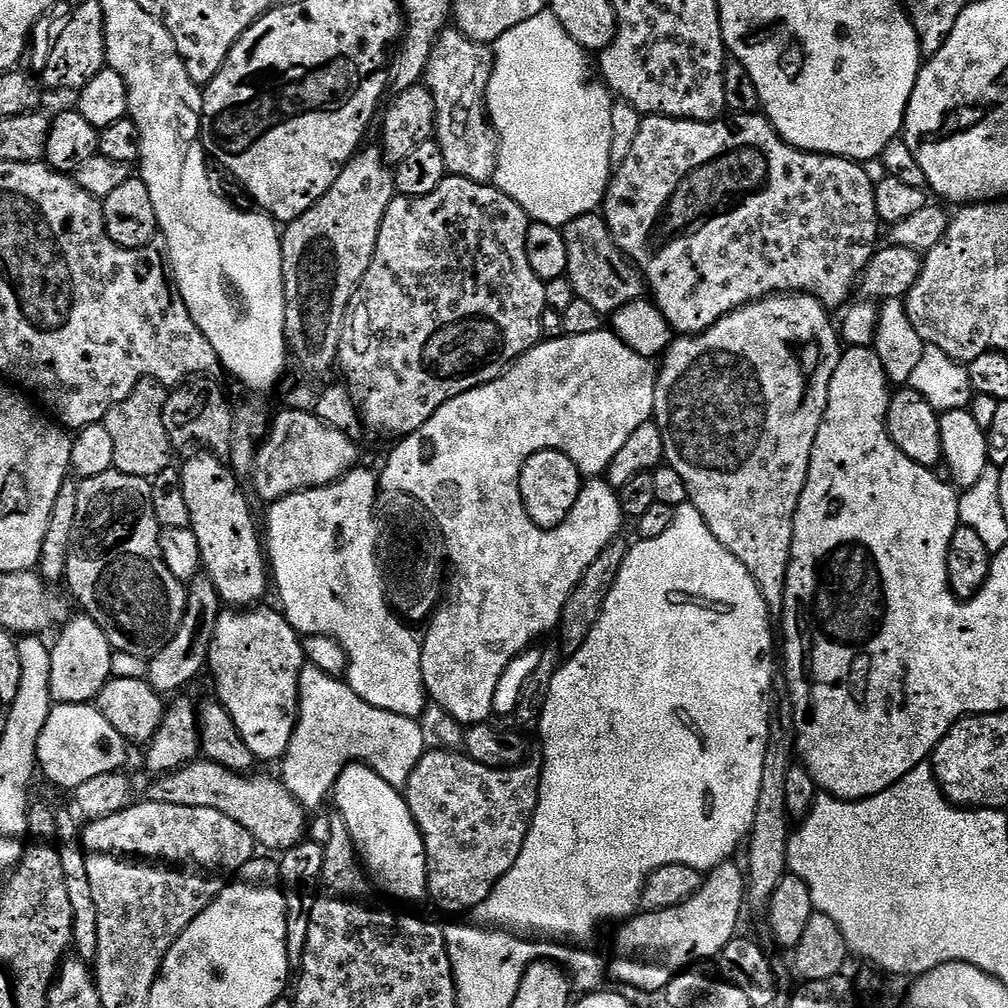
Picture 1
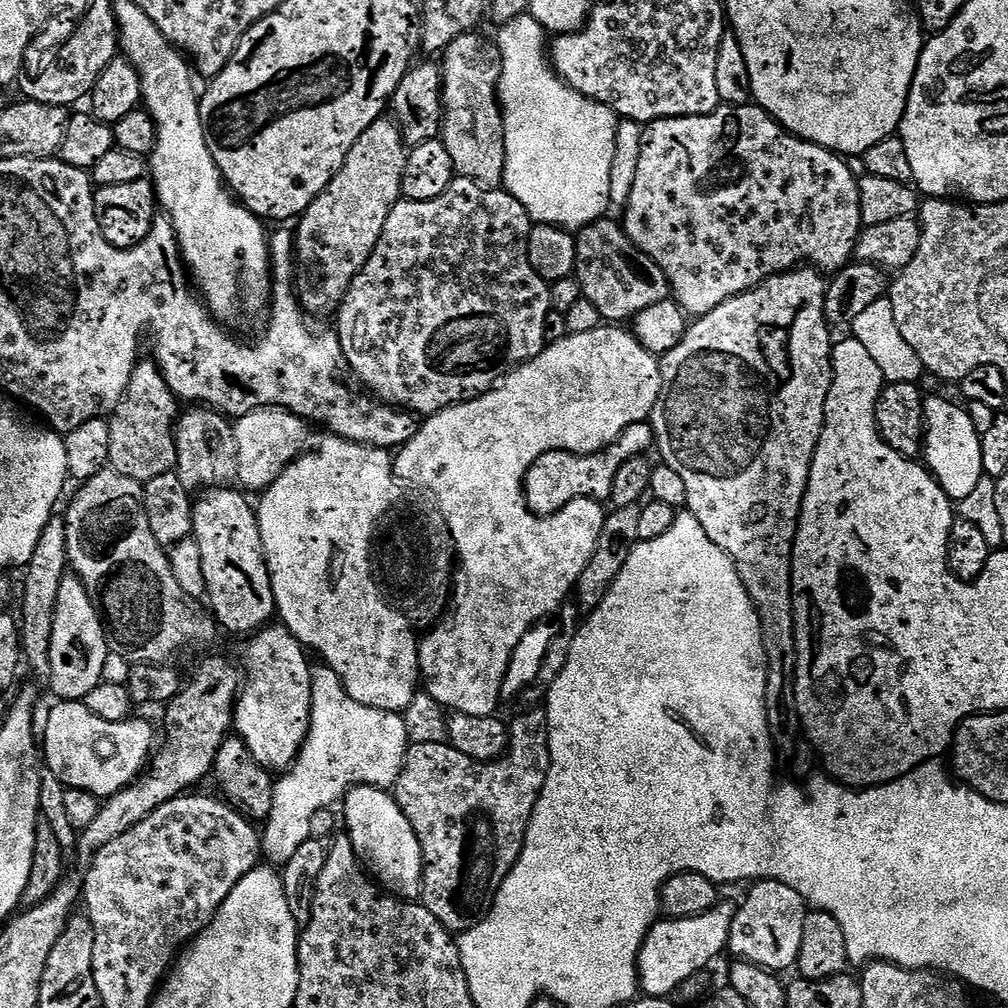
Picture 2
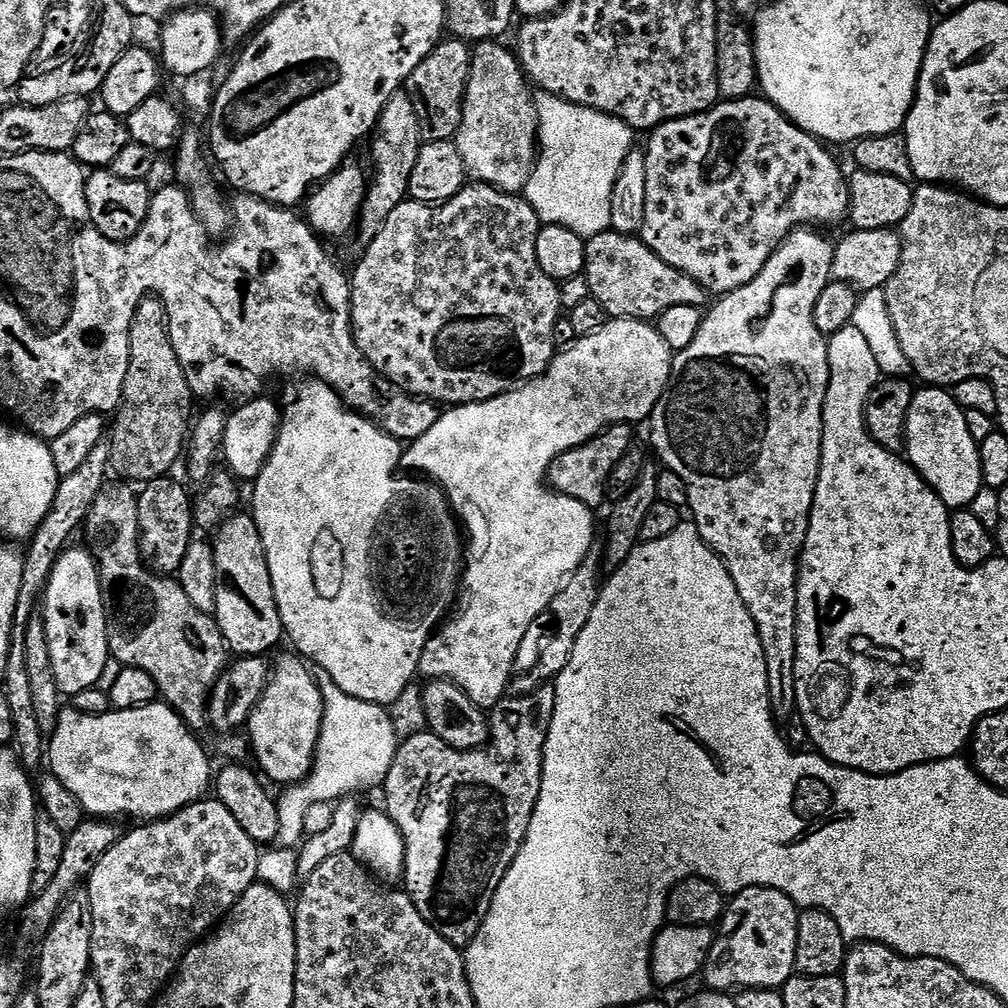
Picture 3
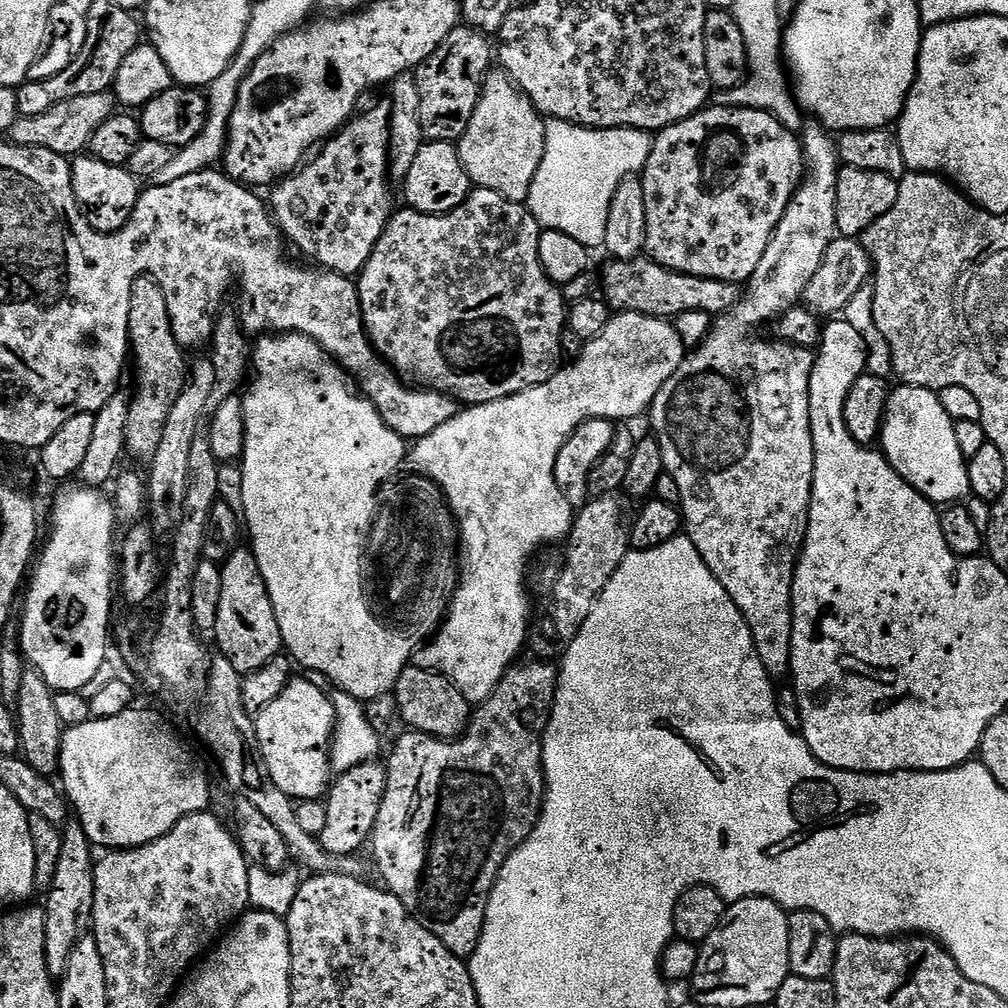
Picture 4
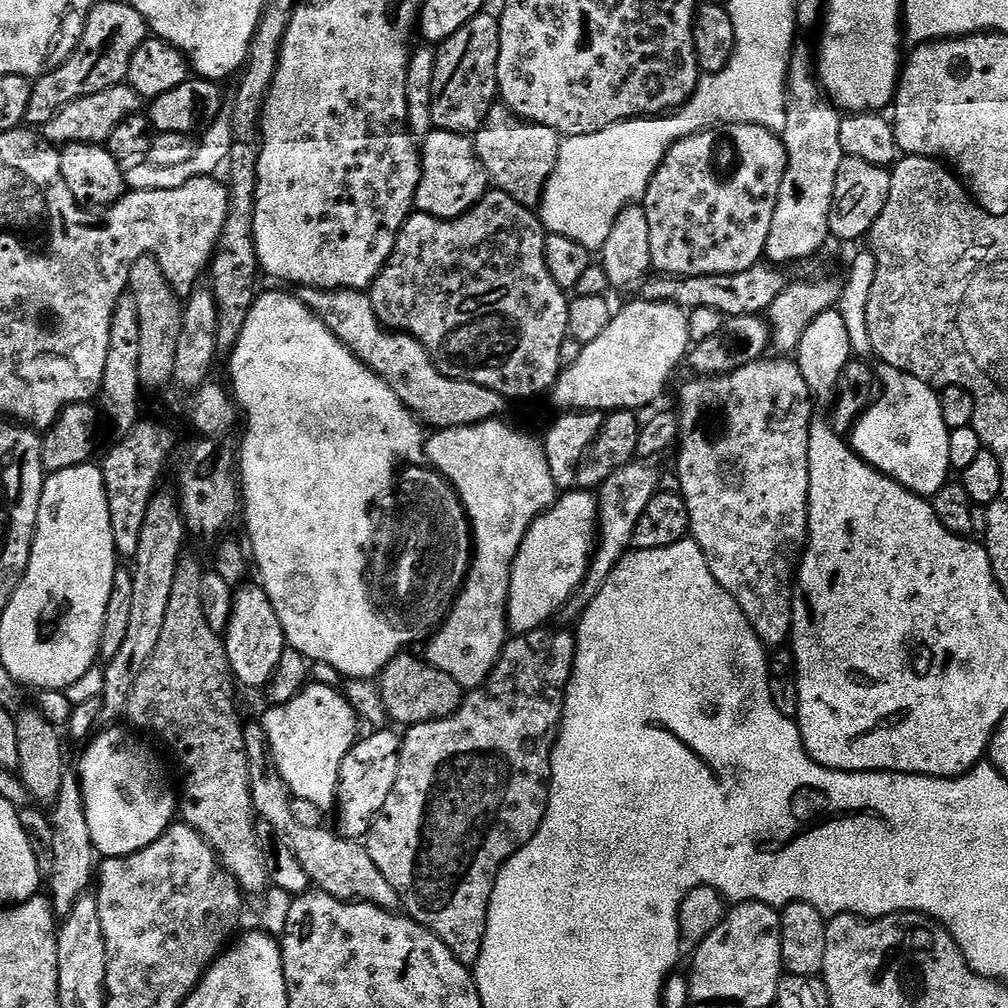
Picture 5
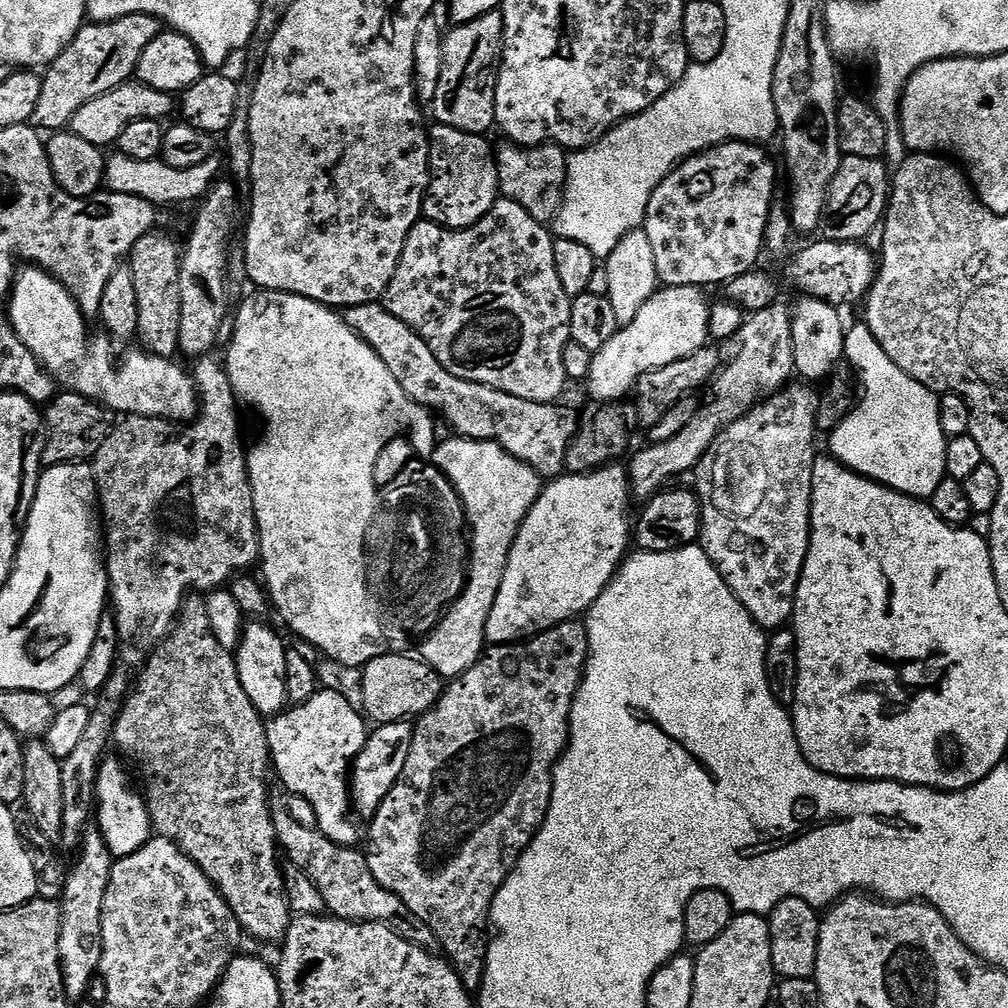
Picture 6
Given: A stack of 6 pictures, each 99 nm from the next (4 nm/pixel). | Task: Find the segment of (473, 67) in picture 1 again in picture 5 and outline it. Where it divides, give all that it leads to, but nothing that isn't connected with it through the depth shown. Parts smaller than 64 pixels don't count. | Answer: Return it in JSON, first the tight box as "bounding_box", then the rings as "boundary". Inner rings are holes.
{"bounding_box":[475,106,561,210],"boundary":[[[494,106],[484,119],[484,125],[475,133],[476,153],[486,166],[489,181],[499,191],[510,194],[514,202],[536,210],[544,197],[544,187],[554,174],[554,166],[558,162],[561,135],[550,130],[550,126],[531,124],[529,120],[521,120],[513,112],[503,106]]]}

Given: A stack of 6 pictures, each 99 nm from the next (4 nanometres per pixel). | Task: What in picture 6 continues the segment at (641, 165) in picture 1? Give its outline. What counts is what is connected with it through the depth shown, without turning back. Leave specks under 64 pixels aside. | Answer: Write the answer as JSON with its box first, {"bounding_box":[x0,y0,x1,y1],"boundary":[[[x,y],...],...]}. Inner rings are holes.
{"bounding_box":[642,140,776,289],"boundary":[[[730,140],[726,144],[715,144],[712,148],[707,148],[705,152],[697,152],[694,156],[689,156],[687,160],[681,160],[673,168],[672,173],[667,176],[661,184],[654,190],[650,202],[646,206],[646,214],[642,231],[646,238],[650,238],[650,247],[654,249],[654,266],[656,267],[656,279],[665,288],[698,288],[703,289],[704,284],[717,284],[723,286],[728,281],[738,278],[738,274],[746,274],[757,267],[760,260],[760,251],[765,251],[766,237],[768,235],[768,217],[774,207],[772,201],[772,191],[776,184],[772,179],[776,176],[776,168],[772,165],[772,160],[763,152],[761,145],[756,142],[745,142],[742,140]]]}

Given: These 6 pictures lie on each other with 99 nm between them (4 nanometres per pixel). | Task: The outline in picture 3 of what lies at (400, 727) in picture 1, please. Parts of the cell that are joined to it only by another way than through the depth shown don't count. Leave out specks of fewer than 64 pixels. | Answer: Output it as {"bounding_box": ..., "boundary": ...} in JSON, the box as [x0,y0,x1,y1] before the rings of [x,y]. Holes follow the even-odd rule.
{"bounding_box":[274,663,400,848],"boundary":[[[311,663],[308,668],[322,694],[322,730],[308,776],[297,784],[289,785],[277,799],[278,834],[274,842],[280,848],[296,848],[303,841],[303,819],[315,803],[335,803],[360,794],[356,792],[379,789],[400,745],[399,737],[394,734],[392,719],[383,705],[362,702],[346,694],[317,664]]]}

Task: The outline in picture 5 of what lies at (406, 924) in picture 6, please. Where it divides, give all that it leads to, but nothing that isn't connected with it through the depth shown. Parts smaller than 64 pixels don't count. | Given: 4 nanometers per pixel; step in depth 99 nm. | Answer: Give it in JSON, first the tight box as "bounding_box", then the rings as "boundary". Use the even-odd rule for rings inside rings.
{"bounding_box":[244,723,401,910],"boundary":[[[245,723],[244,741],[246,742],[246,754],[250,766],[250,782],[252,783],[252,805],[257,817],[263,823],[274,826],[278,838],[290,846],[294,858],[298,858],[302,870],[306,870],[309,881],[319,891],[330,894],[339,900],[373,904],[379,908],[396,910],[401,907],[400,895],[386,882],[382,870],[374,866],[374,858],[370,858],[367,847],[355,840],[347,840],[346,837],[321,826],[314,830],[306,830],[295,820],[290,806],[293,795],[289,792],[286,782],[276,769],[276,763],[272,760],[272,752],[268,748],[268,739],[264,733],[263,723]]]}

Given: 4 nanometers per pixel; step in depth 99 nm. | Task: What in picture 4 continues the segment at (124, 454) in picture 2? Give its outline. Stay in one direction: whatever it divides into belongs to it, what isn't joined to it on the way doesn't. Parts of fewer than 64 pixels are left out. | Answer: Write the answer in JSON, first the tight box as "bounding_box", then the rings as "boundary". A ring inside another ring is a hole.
{"bounding_box":[126,276,186,462],"boundary":[[[140,276],[132,287],[128,342],[134,364],[136,360],[136,392],[132,396],[130,426],[126,428],[126,452],[136,460],[150,462],[158,454],[166,420],[186,383],[186,352],[174,338],[166,294],[153,276]]]}

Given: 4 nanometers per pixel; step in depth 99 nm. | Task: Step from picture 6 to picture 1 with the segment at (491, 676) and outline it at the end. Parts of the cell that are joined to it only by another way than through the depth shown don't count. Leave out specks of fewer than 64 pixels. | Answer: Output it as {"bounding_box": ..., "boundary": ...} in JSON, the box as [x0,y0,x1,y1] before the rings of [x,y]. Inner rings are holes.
{"bounding_box":[406,750,542,913],"boundary":[[[428,750],[425,751],[421,760],[414,767],[406,787],[406,799],[408,801],[408,809],[410,809],[412,816],[416,819],[416,824],[419,826],[420,833],[424,839],[424,849],[428,859],[428,896],[442,911],[469,911],[468,913],[471,913],[479,908],[481,904],[486,902],[486,898],[492,893],[497,882],[510,871],[514,866],[514,862],[518,862],[518,854],[522,854],[522,846],[526,842],[526,834],[532,825],[532,815],[536,813],[536,803],[540,797],[542,768],[539,763],[532,763],[525,762],[514,768],[491,768],[490,766],[482,766],[478,762],[474,762],[468,755],[461,754],[460,752],[434,752]]]}

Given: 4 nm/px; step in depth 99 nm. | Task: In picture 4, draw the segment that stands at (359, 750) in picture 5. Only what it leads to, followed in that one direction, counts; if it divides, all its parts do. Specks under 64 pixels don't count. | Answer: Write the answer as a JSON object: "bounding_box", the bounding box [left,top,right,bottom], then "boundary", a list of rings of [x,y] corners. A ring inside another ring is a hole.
{"bounding_box":[318,759,388,856],"boundary":[[[375,759],[341,772],[331,781],[326,793],[326,827],[318,838],[332,856],[356,856],[359,848],[369,843],[378,822],[378,810],[386,794],[388,769]]]}

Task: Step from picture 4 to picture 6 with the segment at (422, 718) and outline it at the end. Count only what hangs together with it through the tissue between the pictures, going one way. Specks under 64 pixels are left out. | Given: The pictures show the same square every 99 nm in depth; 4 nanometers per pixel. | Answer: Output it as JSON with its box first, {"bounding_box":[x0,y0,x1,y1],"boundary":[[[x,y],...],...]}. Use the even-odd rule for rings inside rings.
{"bounding_box":[362,651,446,725],"boundary":[[[399,651],[387,652],[362,668],[363,711],[373,725],[389,724],[409,718],[419,718],[438,702],[446,684],[427,662],[412,656],[399,656]]]}

